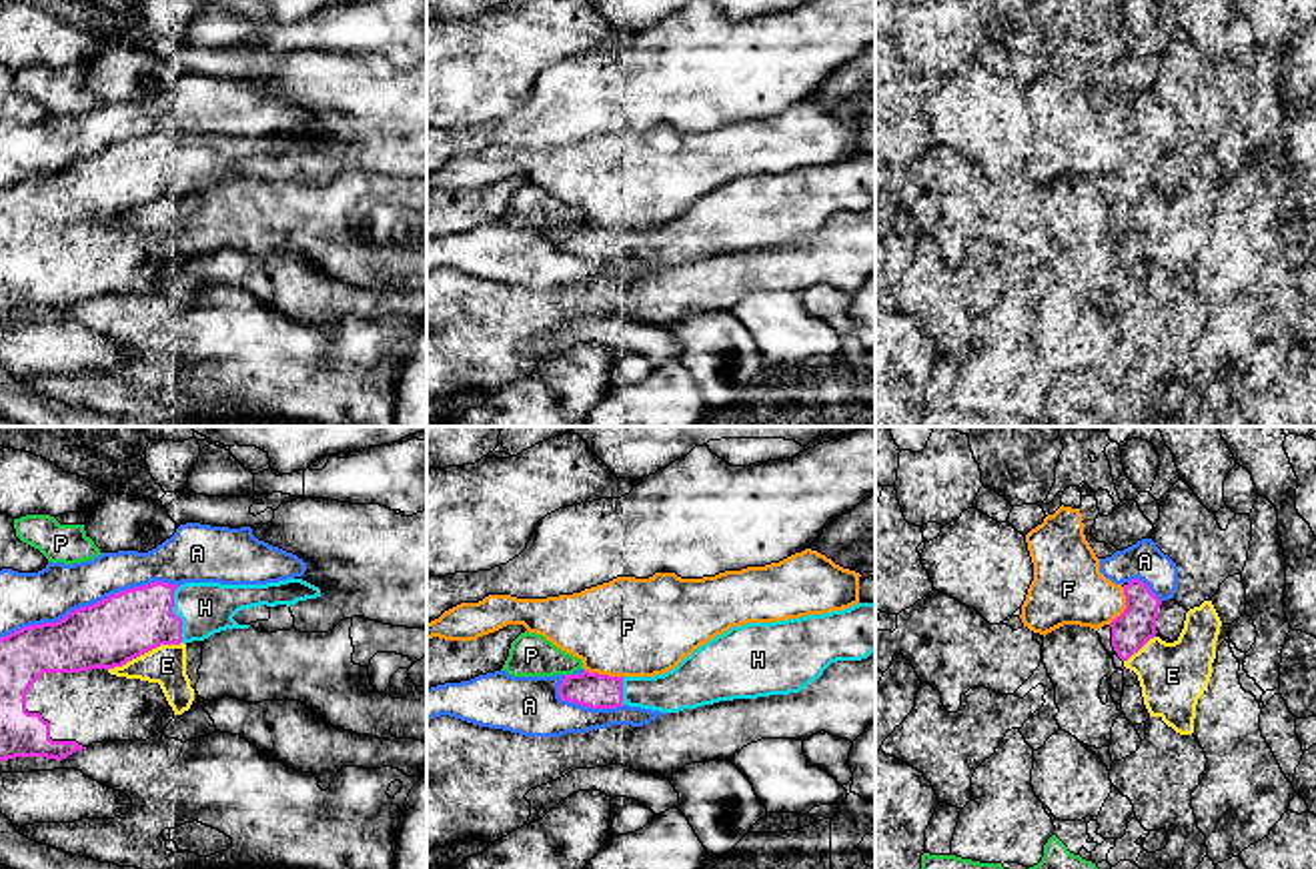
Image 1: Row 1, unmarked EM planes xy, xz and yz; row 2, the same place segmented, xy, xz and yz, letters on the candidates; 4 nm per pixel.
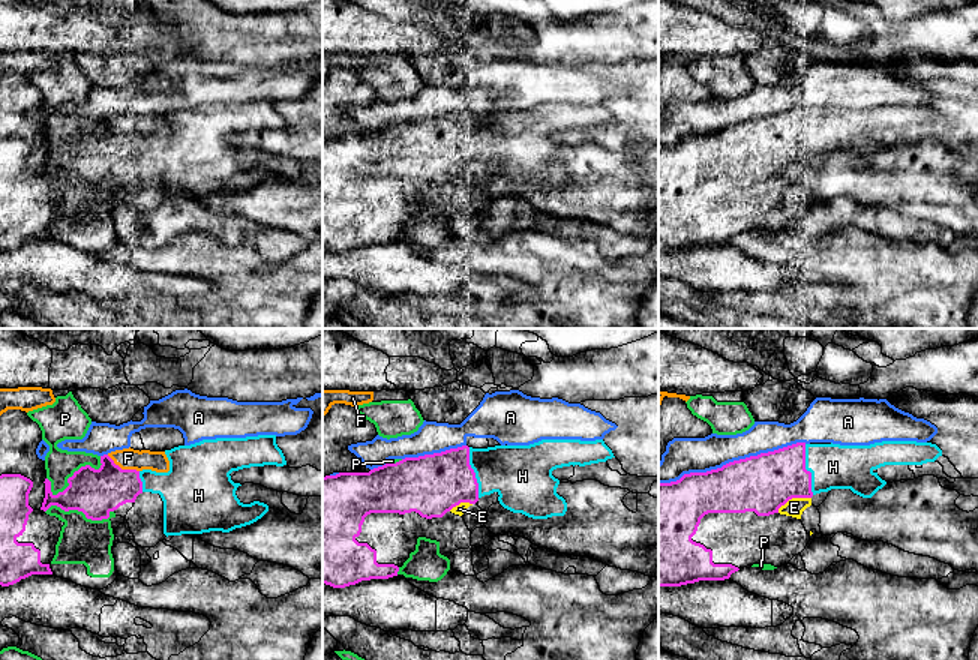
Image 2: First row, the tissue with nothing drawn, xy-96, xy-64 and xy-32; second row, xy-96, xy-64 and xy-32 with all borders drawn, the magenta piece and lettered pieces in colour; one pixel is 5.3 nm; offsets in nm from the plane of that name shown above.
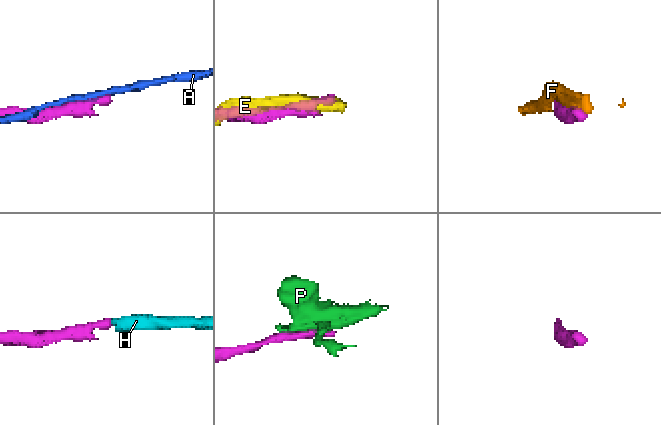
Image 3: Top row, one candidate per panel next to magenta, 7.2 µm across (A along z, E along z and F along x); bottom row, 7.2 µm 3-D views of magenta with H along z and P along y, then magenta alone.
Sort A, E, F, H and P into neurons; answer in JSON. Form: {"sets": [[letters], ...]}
{"sets": [["A"], ["E"], ["F"], ["H"], ["P"]]}

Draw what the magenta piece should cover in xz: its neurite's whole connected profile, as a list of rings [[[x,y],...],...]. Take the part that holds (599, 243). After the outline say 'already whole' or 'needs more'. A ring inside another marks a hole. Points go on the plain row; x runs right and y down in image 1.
[[[875,154],[775,174],[731,178],[695,200],[675,220],[655,228],[565,226],[559,248],[591,260],[621,256],[679,264],[719,252],[799,244],[837,212],[861,212],[875,202]]]; needs more

